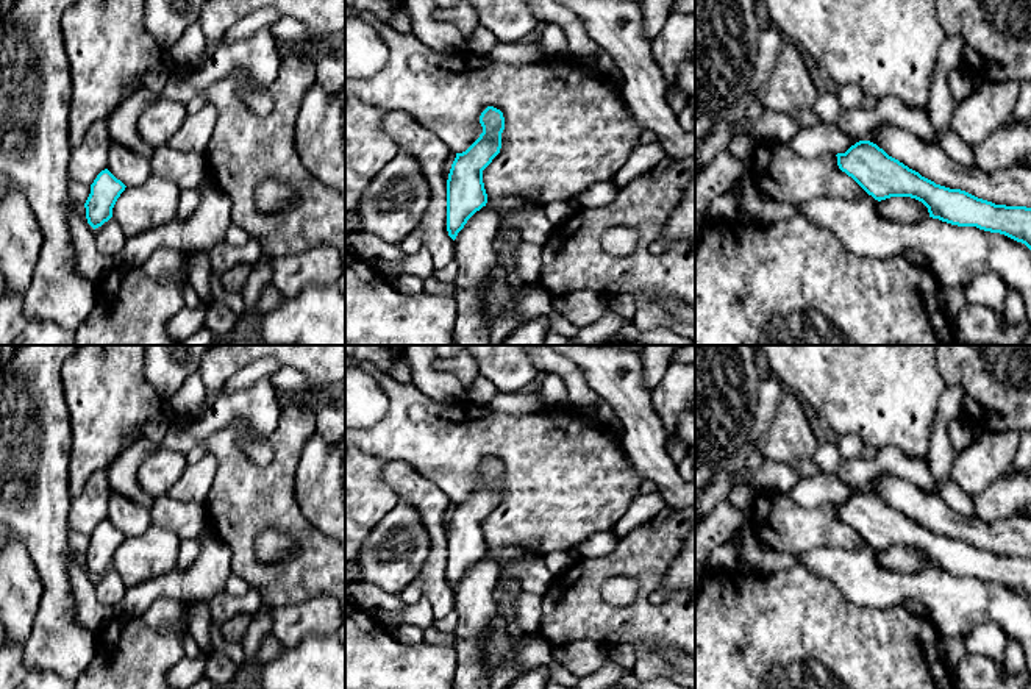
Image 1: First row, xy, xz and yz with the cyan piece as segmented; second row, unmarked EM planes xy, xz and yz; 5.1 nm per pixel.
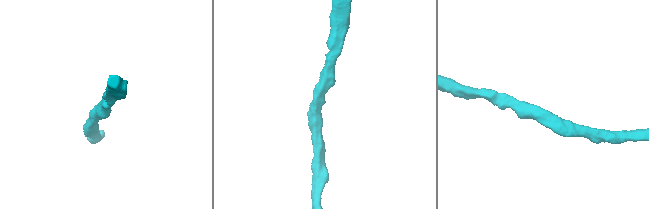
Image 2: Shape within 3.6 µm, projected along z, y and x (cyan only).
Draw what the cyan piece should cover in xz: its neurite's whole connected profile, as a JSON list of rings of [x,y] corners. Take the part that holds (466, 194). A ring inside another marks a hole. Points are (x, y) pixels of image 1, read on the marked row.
[[[487,106],[480,123],[483,133],[462,153],[456,153],[447,180],[447,231],[455,241],[467,220],[487,203],[483,170],[501,148],[503,112]]]

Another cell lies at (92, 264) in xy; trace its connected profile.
[[[75,206],[69,212],[69,227],[77,248],[78,270],[83,277],[98,284],[112,270],[119,269],[112,256],[98,252],[95,230],[80,217]]]

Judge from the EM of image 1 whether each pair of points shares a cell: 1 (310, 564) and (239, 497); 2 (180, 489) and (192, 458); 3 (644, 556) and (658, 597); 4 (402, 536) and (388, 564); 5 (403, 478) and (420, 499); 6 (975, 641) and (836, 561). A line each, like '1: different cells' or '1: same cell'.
1: same cell
2: different cells
3: different cells
4: same cell
5: same cell
6: different cells

